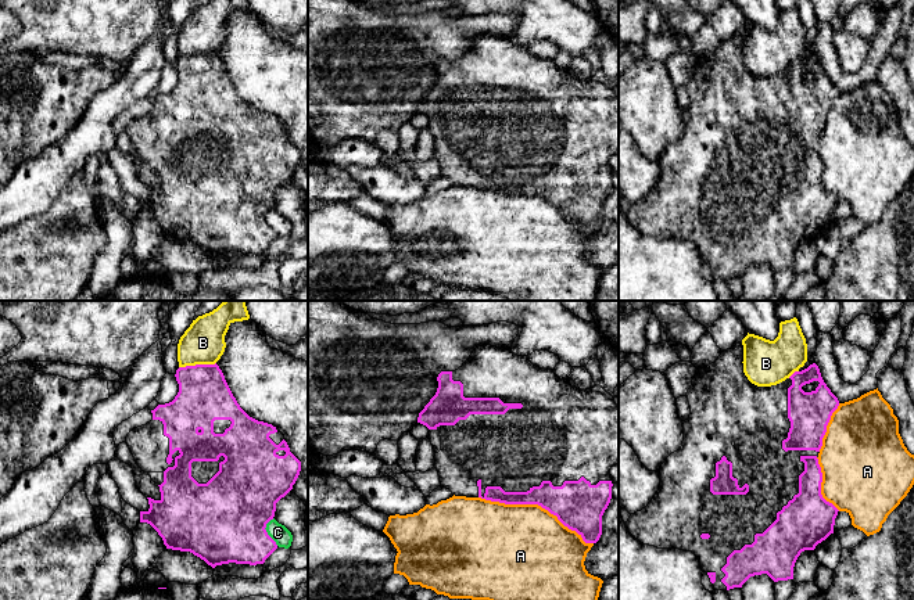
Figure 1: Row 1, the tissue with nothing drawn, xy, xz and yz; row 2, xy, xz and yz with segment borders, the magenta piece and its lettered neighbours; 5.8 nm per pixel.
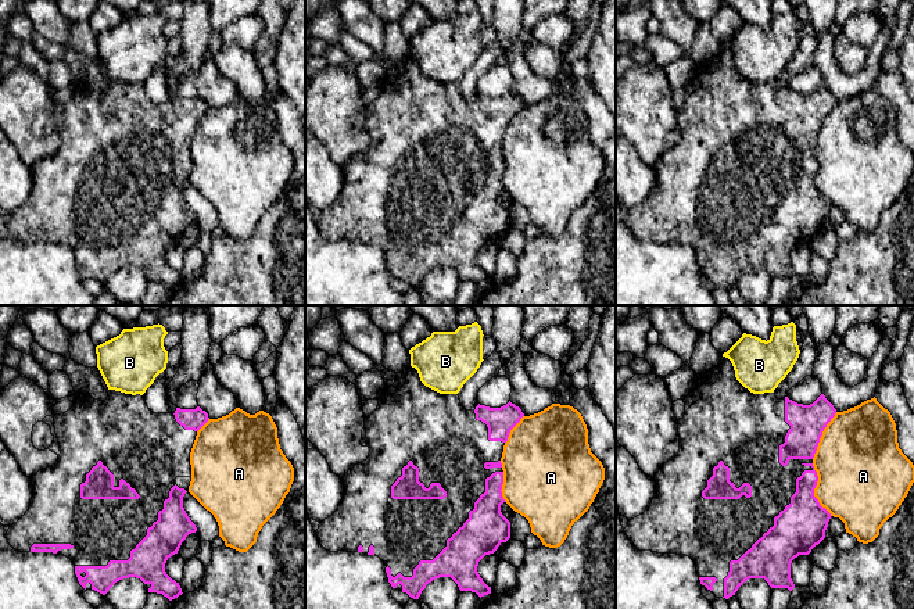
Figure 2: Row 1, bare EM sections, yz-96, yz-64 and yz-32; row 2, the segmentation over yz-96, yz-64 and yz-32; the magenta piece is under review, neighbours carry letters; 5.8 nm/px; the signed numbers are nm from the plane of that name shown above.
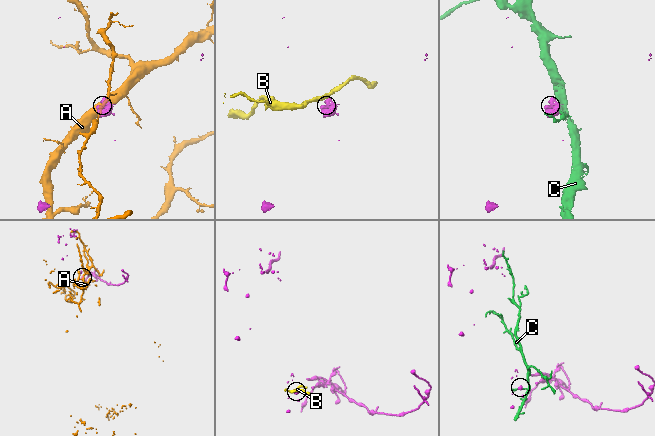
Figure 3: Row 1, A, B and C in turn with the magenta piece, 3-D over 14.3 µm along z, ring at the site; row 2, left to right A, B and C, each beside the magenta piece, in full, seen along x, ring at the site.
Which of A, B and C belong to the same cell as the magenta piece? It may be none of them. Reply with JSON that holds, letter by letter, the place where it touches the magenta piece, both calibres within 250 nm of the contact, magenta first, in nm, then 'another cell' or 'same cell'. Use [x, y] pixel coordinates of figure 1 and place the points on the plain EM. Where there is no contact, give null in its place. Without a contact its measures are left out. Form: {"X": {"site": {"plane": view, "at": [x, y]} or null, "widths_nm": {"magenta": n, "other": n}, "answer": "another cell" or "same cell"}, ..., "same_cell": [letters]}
{"A": {"site": {"plane": "xz", "at": [536, 193]}, "widths_nm": {"magenta": 280, "other": 480}, "answer": "another cell"}, "B": {"site": {"plane": "xy", "at": [197, 54]}, "widths_nm": {"magenta": 300, "other": 240}, "answer": "another cell"}, "C": {"site": {"plane": "xy", "at": [266, 222]}, "widths_nm": {"magenta": 480, "other": 110}, "answer": "another cell"}, "same_cell": []}

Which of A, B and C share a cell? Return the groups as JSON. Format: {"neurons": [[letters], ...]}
{"neurons": [["A"], ["B"], ["C"]]}

